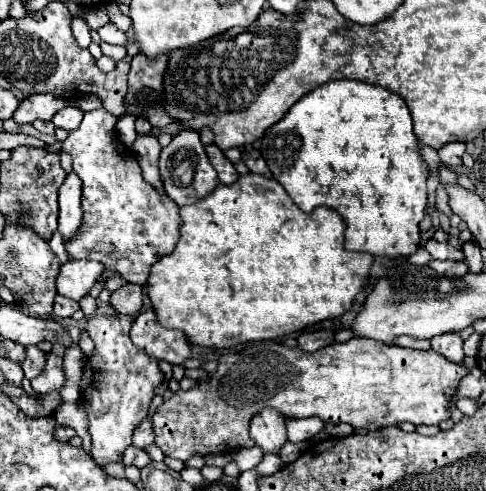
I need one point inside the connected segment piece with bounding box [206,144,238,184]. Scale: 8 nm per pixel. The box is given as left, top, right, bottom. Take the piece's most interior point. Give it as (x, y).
(227, 173)

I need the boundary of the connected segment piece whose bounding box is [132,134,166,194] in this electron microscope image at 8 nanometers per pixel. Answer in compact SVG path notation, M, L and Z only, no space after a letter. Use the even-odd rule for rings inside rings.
M154 134L150 136L138 136L132 150L136 152L136 158L140 168L142 168L142 174L144 174L144 180L148 184L152 184L158 194L166 194L162 192L162 180L160 180L160 170L158 170L158 154L160 154L160 144L156 140Z

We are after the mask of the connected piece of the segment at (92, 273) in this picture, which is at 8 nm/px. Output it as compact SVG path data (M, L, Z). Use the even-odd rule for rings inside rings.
M70 260L60 266L60 274L56 280L58 294L80 300L90 288L96 284L96 278L104 272L102 264L92 260Z

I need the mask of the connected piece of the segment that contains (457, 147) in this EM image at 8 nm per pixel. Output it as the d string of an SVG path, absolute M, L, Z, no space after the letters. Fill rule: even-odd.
M450 142L450 144L444 144L440 150L438 150L438 154L440 154L440 160L446 164L446 166L450 166L450 168L454 168L454 166L460 166L462 164L462 154L464 154L464 144L462 142Z

